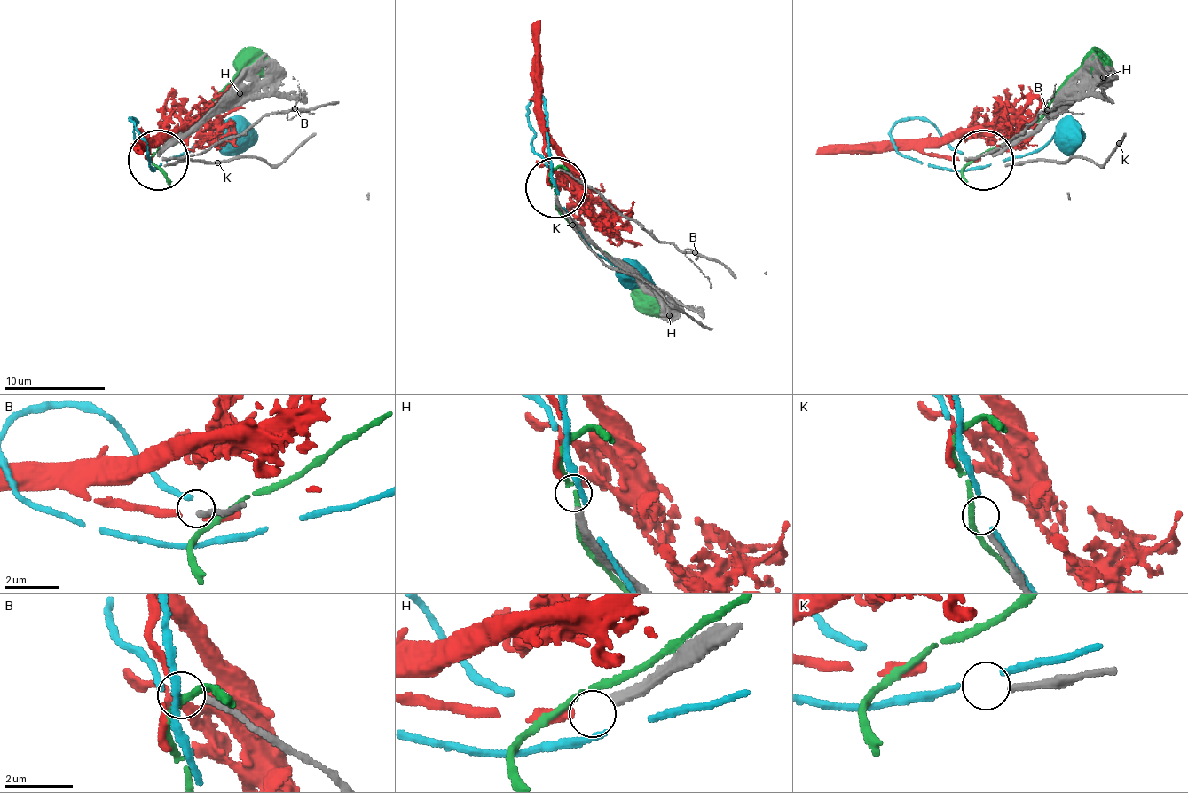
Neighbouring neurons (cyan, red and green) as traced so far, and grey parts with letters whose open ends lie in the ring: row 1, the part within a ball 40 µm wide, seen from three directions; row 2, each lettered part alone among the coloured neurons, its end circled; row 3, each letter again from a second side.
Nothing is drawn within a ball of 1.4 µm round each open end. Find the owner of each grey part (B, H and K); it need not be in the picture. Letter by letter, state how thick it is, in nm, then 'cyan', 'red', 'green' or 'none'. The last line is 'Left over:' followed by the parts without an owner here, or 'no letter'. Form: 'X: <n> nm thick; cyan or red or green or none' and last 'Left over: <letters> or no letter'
B: 180 nm thick; cyan
H: 280 nm thick; red
K: 170 nm thick; none
Left over: K

